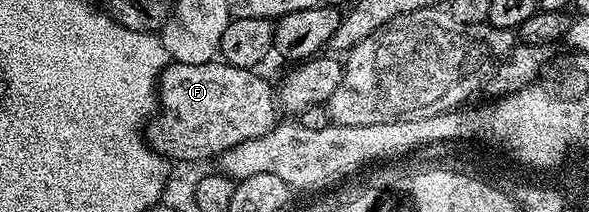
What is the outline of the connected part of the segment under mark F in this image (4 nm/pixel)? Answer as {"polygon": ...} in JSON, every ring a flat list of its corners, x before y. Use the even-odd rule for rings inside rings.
{"polygon":[[218,59,210,60,201,66,168,63,159,73,157,111,145,129,151,149,171,162,211,159,214,161,222,156,225,150,272,132,280,119,281,112,277,107,276,93,275,96,271,93,270,82,262,80,259,74,258,71,250,68,238,68]]}

